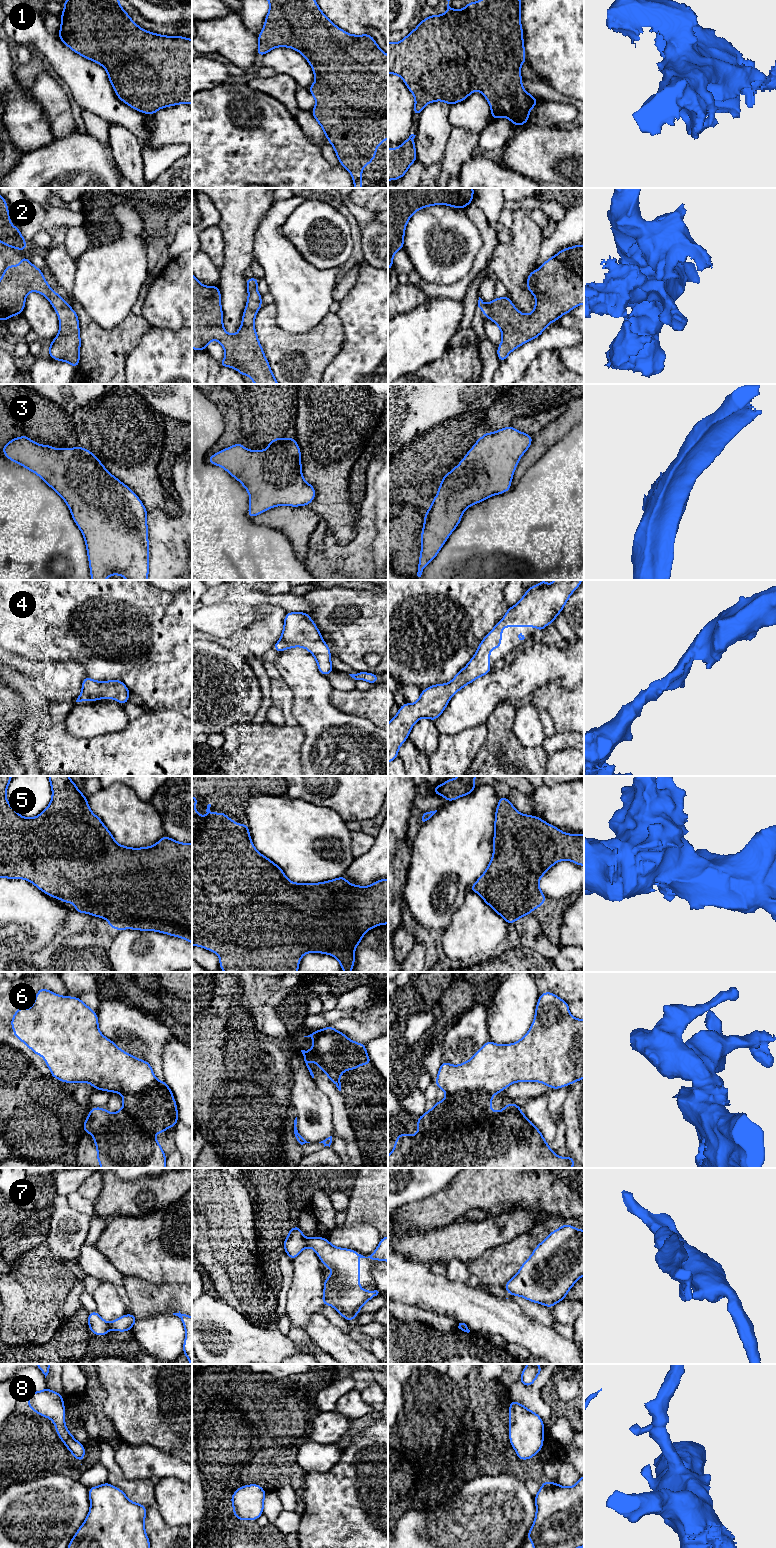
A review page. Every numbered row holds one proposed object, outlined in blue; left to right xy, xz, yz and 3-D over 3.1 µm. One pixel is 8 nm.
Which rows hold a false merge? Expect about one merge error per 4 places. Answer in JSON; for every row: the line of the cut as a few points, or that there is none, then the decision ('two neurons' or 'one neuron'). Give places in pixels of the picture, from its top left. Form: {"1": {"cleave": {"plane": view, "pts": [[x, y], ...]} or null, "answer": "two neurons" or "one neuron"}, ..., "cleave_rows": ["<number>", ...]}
{"1": {"cleave": null, "answer": "one neuron"}, "2": {"cleave": null, "answer": "one neuron"}, "3": {"cleave": null, "answer": "one neuron"}, "4": {"cleave": null, "answer": "one neuron"}, "5": {"cleave": null, "answer": "one neuron"}, "6": {"cleave": {"plane": "yz", "pts": [[447, 1093], [485, 1090], [492, 1095]]}, "answer": "two neurons"}, "7": {"cleave": {"plane": "xz", "pts": [[306, 1239], [307, 1245]]}, "answer": "two neurons"}, "8": {"cleave": null, "answer": "one neuron"}, "cleave_rows": ["6", "7"]}

